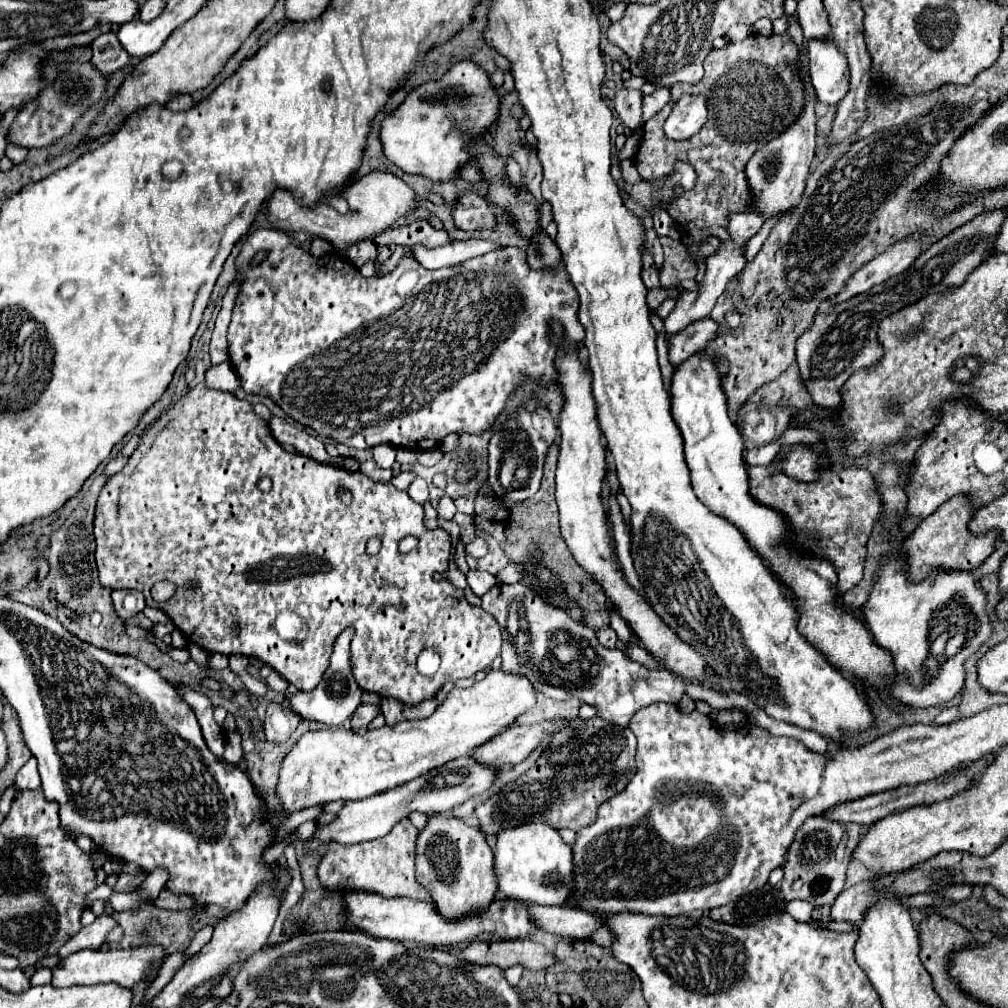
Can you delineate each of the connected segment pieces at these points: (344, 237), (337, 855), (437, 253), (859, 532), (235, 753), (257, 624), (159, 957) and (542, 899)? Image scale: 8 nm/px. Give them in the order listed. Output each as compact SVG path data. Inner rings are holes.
M371 172L371 174L363 176L361 180L355 180L353 184L349 184L345 188L345 196L349 202L349 212L339 214L327 206L317 206L313 210L311 208L307 210L305 206L299 206L293 200L291 192L277 190L269 200L265 214L267 214L267 220L277 230L283 230L287 234L303 230L303 232L309 232L311 236L323 236L327 242L333 244L333 248L339 254L345 254L353 244L357 244L361 240L369 240L369 238L385 232L401 216L407 216L413 210L417 210L415 190L391 172Z
M399 820L395 828L371 842L359 842L355 846L343 846L339 842L329 842L325 854L317 866L317 878L325 888L341 892L373 892L383 898L407 896L413 900L431 902L431 894L415 880L415 838L417 828L409 820Z
M465 240L465 242L439 246L439 248L413 246L413 256L427 268L441 268L441 266L453 266L453 264L465 262L475 256L483 256L485 252L491 252L497 248L499 246L491 240Z
M815 442L809 448L821 460L817 468L817 480L791 480L791 476L787 476L779 468L785 458L773 458L769 464L763 466L747 466L751 484L749 490L755 500L767 506L775 506L775 510L787 516L793 530L793 544L797 548L811 550L833 560L833 566L839 576L837 590L839 594L845 594L863 576L865 544L881 510L879 498L875 496L875 482L867 468L847 466L847 470L835 470L835 466L829 462L827 442Z
M235 730L235 732L227 734L227 738L225 738L225 754L223 754L223 760L231 762L231 764L239 764L241 758L243 758L241 734Z
M197 384L195 388L191 388L187 394L181 396L181 400L177 400L173 404L173 408L169 408L167 412L163 412L155 422L151 422L145 430L145 434L141 436L135 452L131 454L129 462L125 464L125 468L121 472L117 472L113 478L107 480L107 484L103 486L99 500L97 500L97 510L95 510L95 542L97 542L97 550L95 550L95 560L97 560L97 568L99 568L99 582L111 590L139 590L145 594L147 606L151 608L159 608L163 610L173 624L183 632L187 642L197 644L199 648L207 650L207 652L221 652L221 654L243 654L243 656L253 656L259 658L261 662L265 662L267 666L271 666L275 672L279 672L289 684L293 684L297 690L313 690L327 664L329 664L329 656L333 650L333 642L337 638L337 634L347 628L347 626L355 626L355 633L351 641L351 667L354 678L357 678L361 690L365 692L373 692L379 696L391 696L403 704L415 706L417 702L429 700L437 694L437 690L447 684L449 680L459 680L459 678L471 678L475 672L485 670L499 654L501 654L501 628L499 622L489 614L483 612L483 608L479 606L471 606L465 596L463 590L459 592L453 582L449 578L441 578L439 582L433 580L433 572L447 572L449 568L449 554L451 554L451 536L443 530L427 530L423 524L423 506L419 502L415 502L407 492L397 490L393 484L375 484L371 482L365 474L361 472L349 472L343 468L333 468L329 464L319 464L311 458L299 456L299 454L289 454L287 450L283 450L283 446L271 436L269 424L263 422L263 418L259 418L253 408L251 402L247 400L239 400L235 398L231 392L223 392L223 390L211 390L205 384ZM261 476L267 476L271 480L271 490L261 492L257 488L257 482L261 480ZM343 486L347 490L351 490L353 494L353 502L351 506L343 506L337 500L337 488ZM405 536L415 536L419 538L419 544L415 550L411 552L399 552L399 540L403 540ZM369 538L379 538L381 540L381 550L375 556L369 556L365 552L365 544ZM315 576L333 576L333 580L325 582L325 578L315 578ZM159 580L167 580L173 582L177 586L175 594L167 600L167 602L155 602L151 598L151 588L155 582ZM283 610L295 610L295 614L299 614L307 626L307 632L303 634L303 638L299 640L283 640L277 632L275 632L275 618L279 612ZM233 624L239 624L239 634L233 632ZM425 648L435 648L439 650L441 656L441 668L435 676L423 676L417 672L417 656L421 650Z
M143 944L137 948L127 950L109 950L109 952L97 952L97 950L79 950L63 960L51 970L53 988L67 988L67 986L91 986L99 982L117 982L125 988L133 988L135 984L145 980L145 974L153 968L161 968L165 962L165 948L159 944Z
M523 824L515 828L501 830L497 834L495 844L495 878L497 878L497 892L507 898L519 898L525 902L541 904L541 906L565 906L567 898L573 888L573 862L571 862L571 848L561 840L559 832L547 824Z

